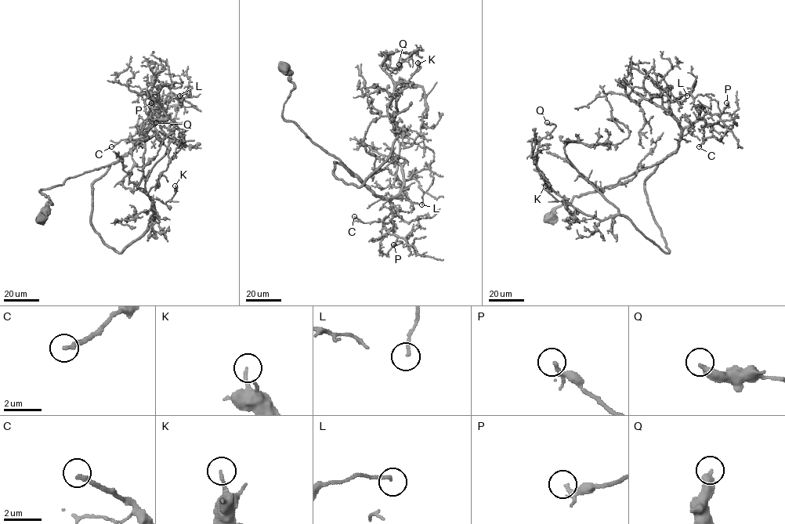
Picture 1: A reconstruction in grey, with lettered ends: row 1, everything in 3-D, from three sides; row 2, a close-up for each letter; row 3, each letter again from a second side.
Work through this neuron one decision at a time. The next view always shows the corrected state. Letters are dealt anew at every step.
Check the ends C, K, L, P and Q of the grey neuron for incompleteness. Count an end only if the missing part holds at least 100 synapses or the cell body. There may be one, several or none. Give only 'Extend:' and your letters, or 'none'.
Extend: none

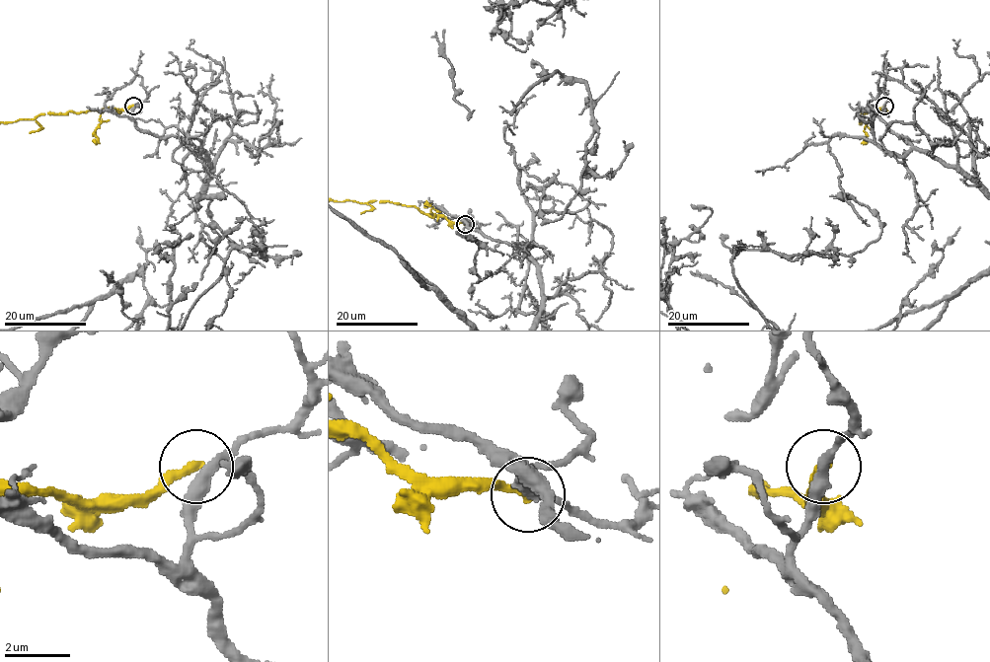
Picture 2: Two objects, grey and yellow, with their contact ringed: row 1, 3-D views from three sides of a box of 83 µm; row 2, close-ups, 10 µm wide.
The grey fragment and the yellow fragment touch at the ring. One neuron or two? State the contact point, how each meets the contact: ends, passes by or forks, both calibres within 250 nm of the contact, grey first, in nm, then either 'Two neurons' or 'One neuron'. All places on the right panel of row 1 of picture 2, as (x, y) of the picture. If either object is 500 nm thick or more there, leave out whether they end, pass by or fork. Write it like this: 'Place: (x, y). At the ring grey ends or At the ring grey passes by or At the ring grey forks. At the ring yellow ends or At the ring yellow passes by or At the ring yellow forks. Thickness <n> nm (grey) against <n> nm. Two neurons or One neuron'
Place: (884, 106). At the ring grey passes by. At the ring yellow ends. Thickness 360 nm (grey) against 280 nm. Two neurons

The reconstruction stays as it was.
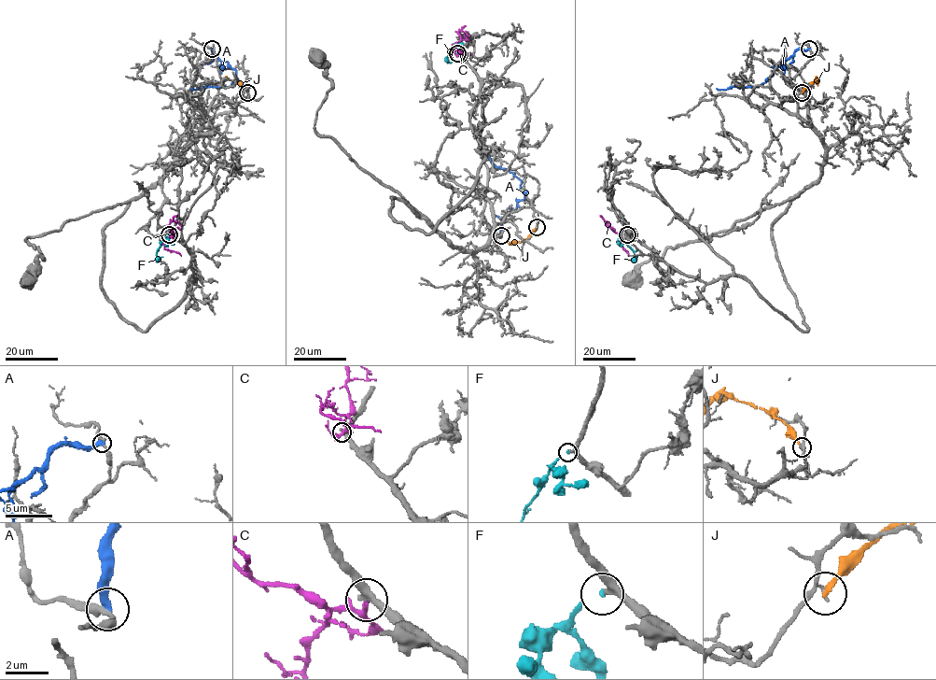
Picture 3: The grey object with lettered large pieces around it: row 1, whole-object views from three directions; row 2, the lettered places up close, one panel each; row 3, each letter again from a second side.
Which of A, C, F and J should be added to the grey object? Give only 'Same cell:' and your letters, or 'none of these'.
Same cell: F

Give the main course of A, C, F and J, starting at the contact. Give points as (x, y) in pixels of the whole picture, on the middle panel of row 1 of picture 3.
A: (501, 235), (501, 220), (524, 199), (525, 193), (521, 188), (521, 181), (508, 170), (495, 166), (480, 142)
C: (458, 54), (461, 47), (458, 32), (469, 35)
F: (458, 53), (454, 49), (445, 60), (452, 63)
J: (537, 227), (521, 242), (508, 243)

